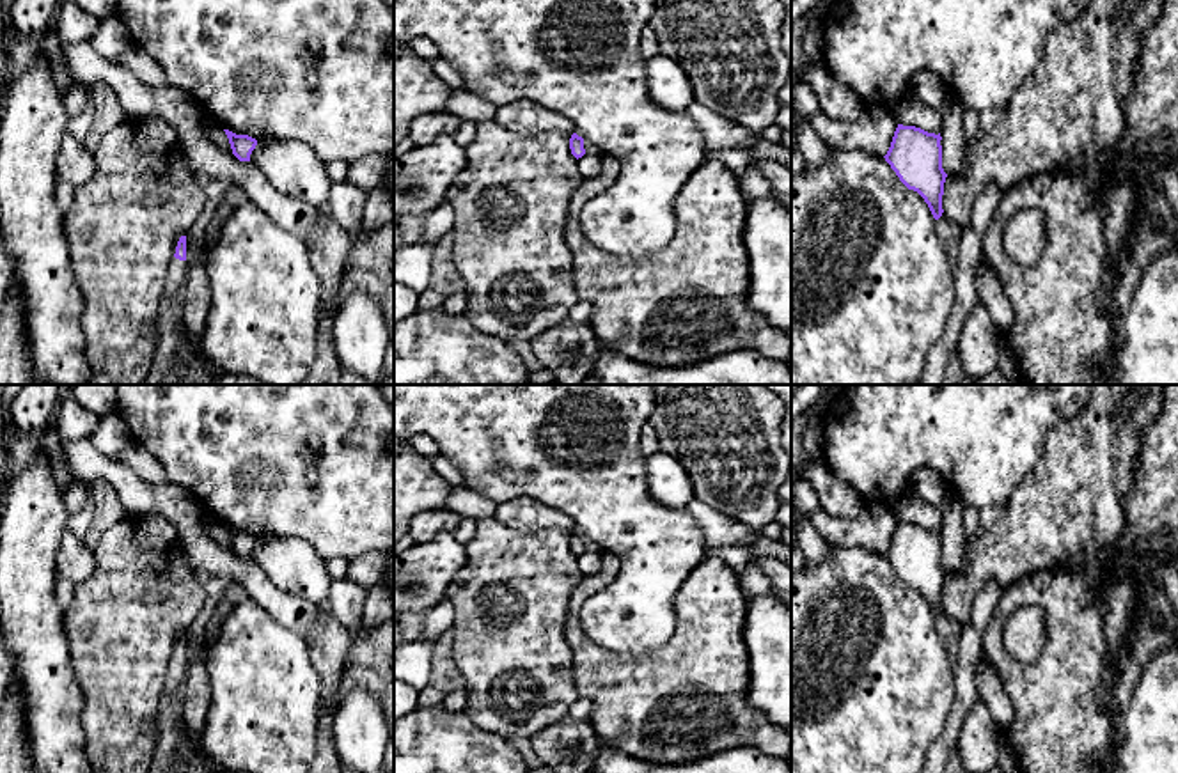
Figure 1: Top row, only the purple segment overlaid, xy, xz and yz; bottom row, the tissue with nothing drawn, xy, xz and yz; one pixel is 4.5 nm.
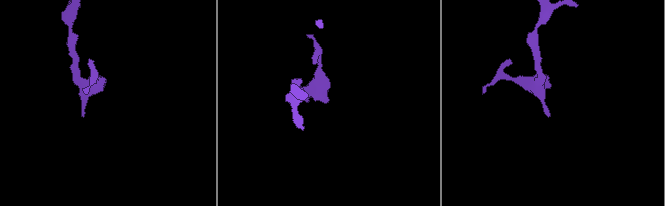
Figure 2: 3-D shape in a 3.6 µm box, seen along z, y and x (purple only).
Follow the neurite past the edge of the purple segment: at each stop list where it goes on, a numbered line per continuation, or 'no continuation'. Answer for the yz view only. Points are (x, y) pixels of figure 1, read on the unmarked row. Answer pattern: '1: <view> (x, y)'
no continuation

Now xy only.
1: xy (178, 665)

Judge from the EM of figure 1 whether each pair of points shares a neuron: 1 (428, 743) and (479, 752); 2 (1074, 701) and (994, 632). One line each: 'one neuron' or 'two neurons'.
1: one neuron
2: one neuron

